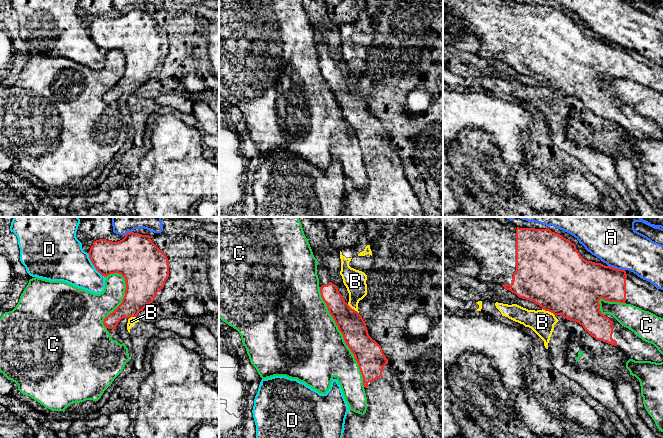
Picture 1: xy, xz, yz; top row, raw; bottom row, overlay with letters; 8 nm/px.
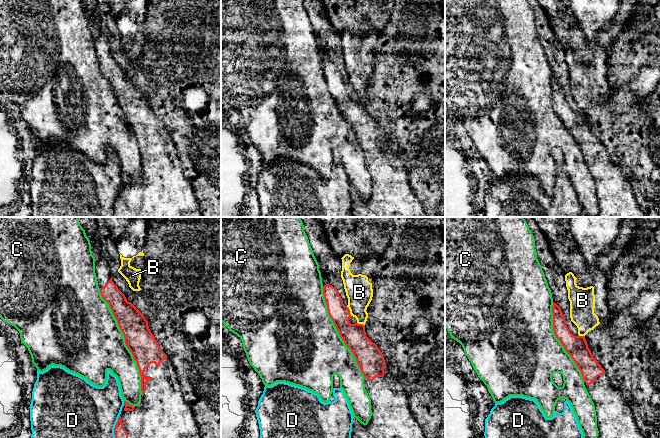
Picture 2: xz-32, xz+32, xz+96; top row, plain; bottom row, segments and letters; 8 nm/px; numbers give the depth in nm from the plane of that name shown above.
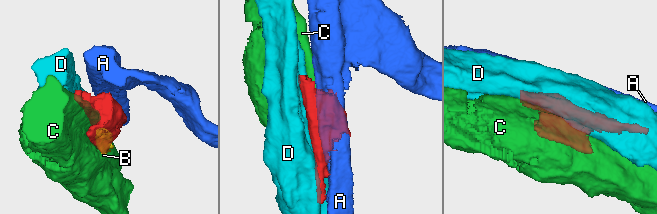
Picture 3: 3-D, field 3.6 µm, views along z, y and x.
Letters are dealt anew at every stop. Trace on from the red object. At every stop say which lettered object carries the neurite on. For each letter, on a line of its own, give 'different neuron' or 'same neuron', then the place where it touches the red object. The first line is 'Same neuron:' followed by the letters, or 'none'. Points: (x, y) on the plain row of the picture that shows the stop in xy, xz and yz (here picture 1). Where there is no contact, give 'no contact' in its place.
Same neuron: none
A: different neuron | yz (615, 44)
B: different neuron | yz (548, 86)
C: different neuron | xz (343, 113)
D: different neuron | xy (94, 42)

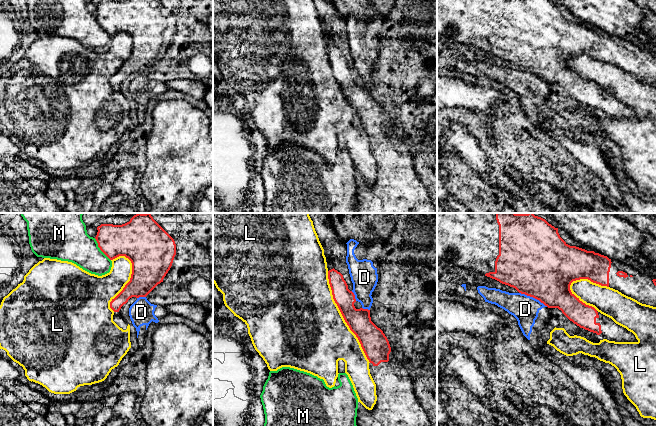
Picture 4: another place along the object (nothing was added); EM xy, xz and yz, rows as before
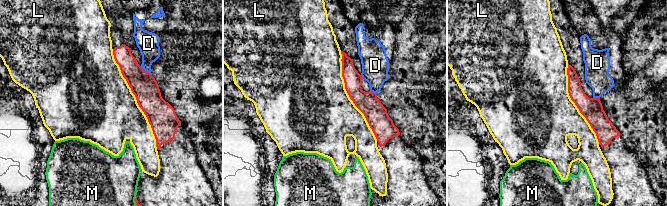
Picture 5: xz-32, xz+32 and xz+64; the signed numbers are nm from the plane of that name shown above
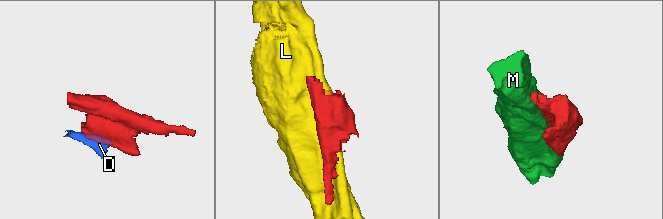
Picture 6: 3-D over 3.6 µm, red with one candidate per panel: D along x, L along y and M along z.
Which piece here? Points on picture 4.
Same neuron: none
D: different neuron | yz (533, 73)
L: different neuron | xz (343, 93)
M: different neuron | xy (100, 25)

